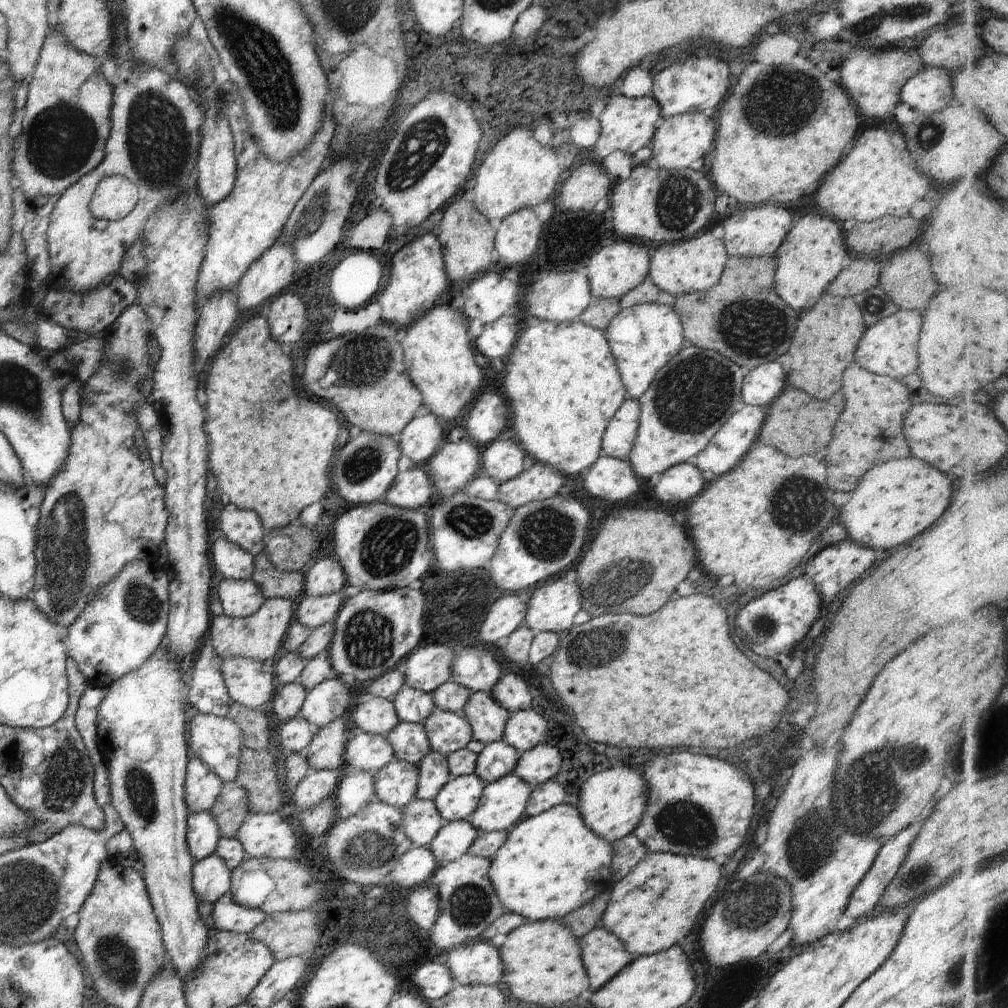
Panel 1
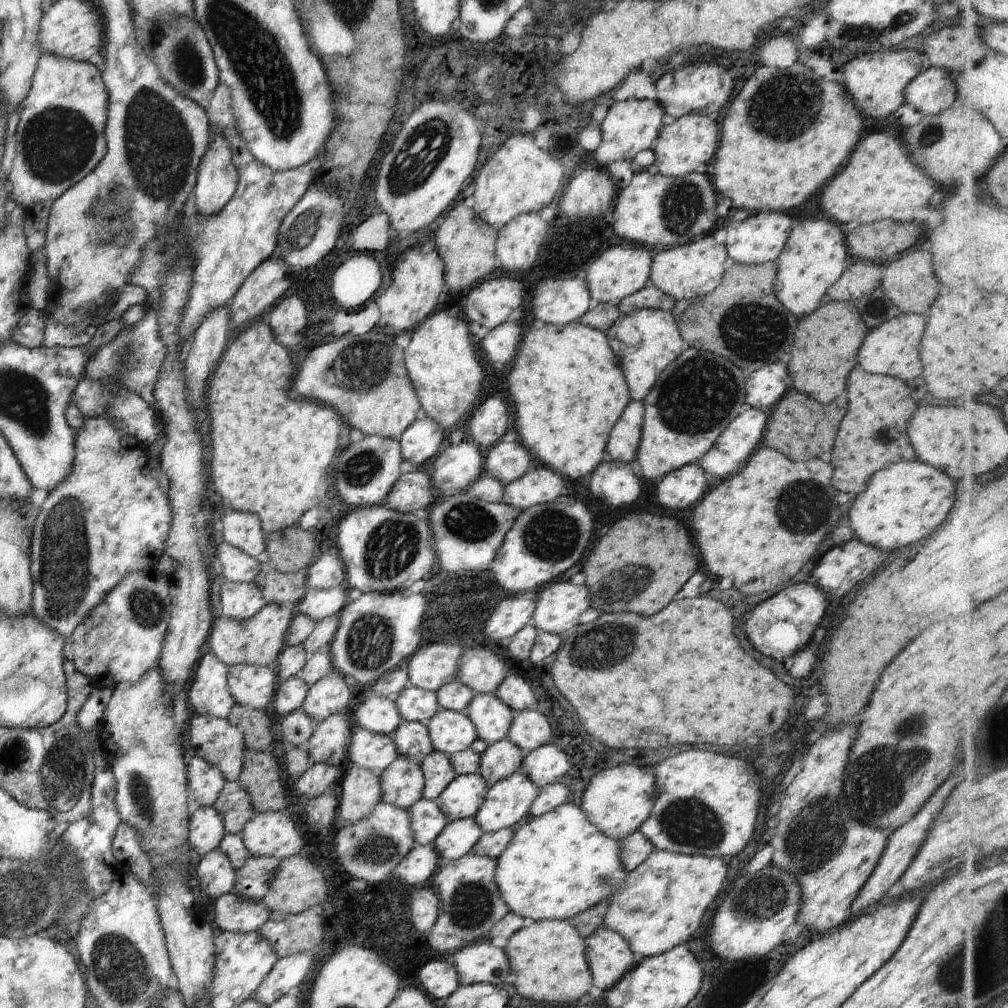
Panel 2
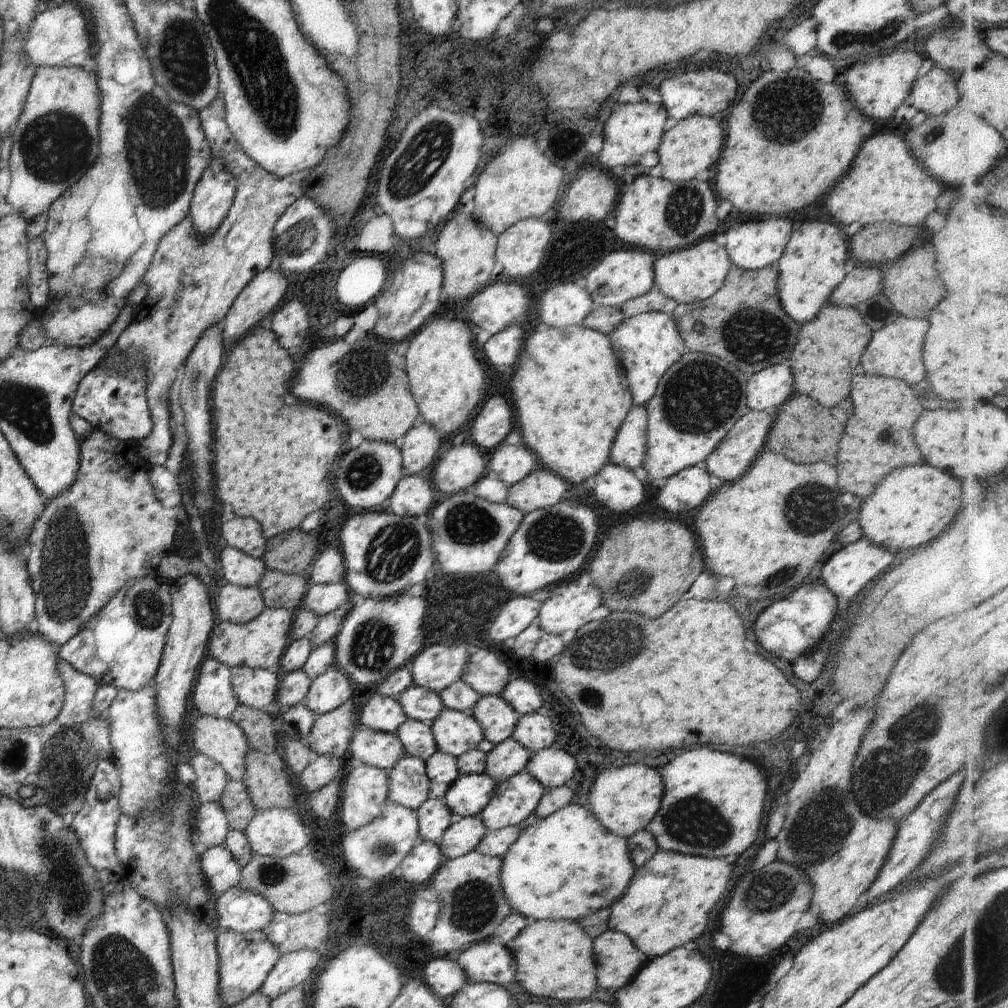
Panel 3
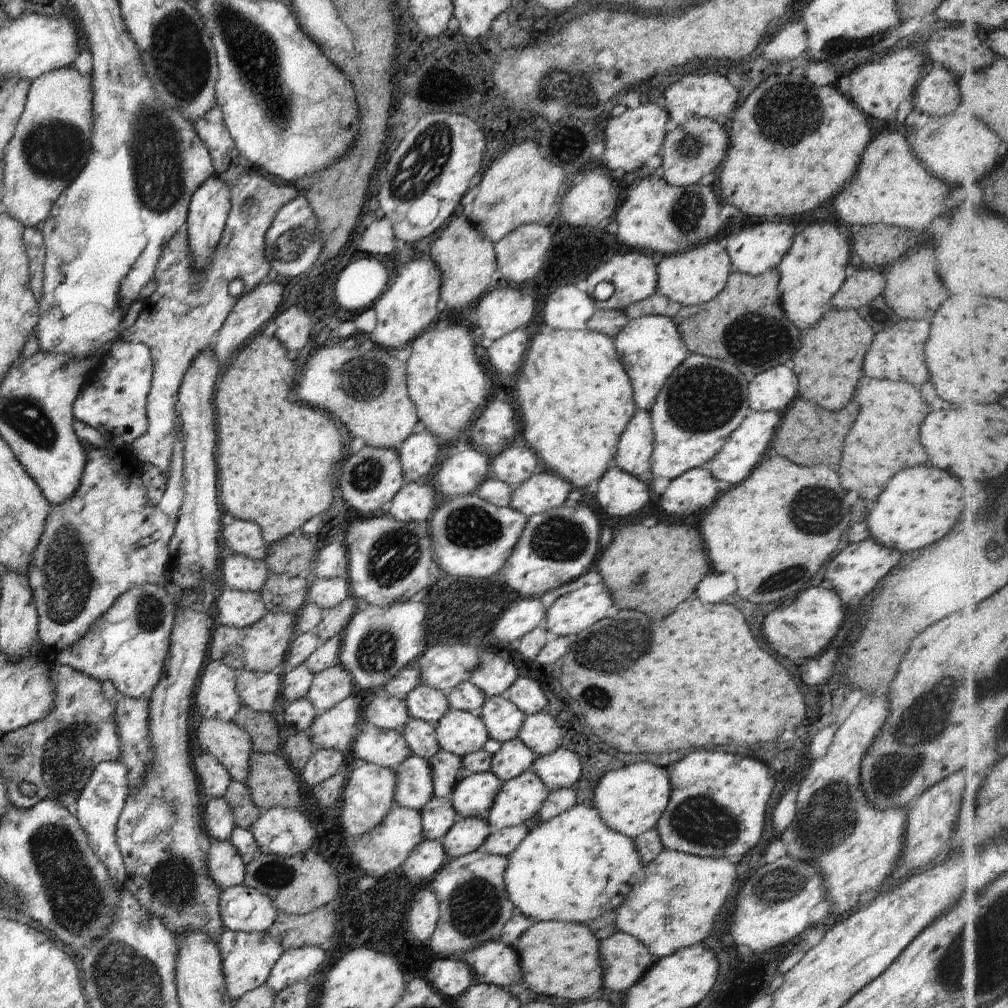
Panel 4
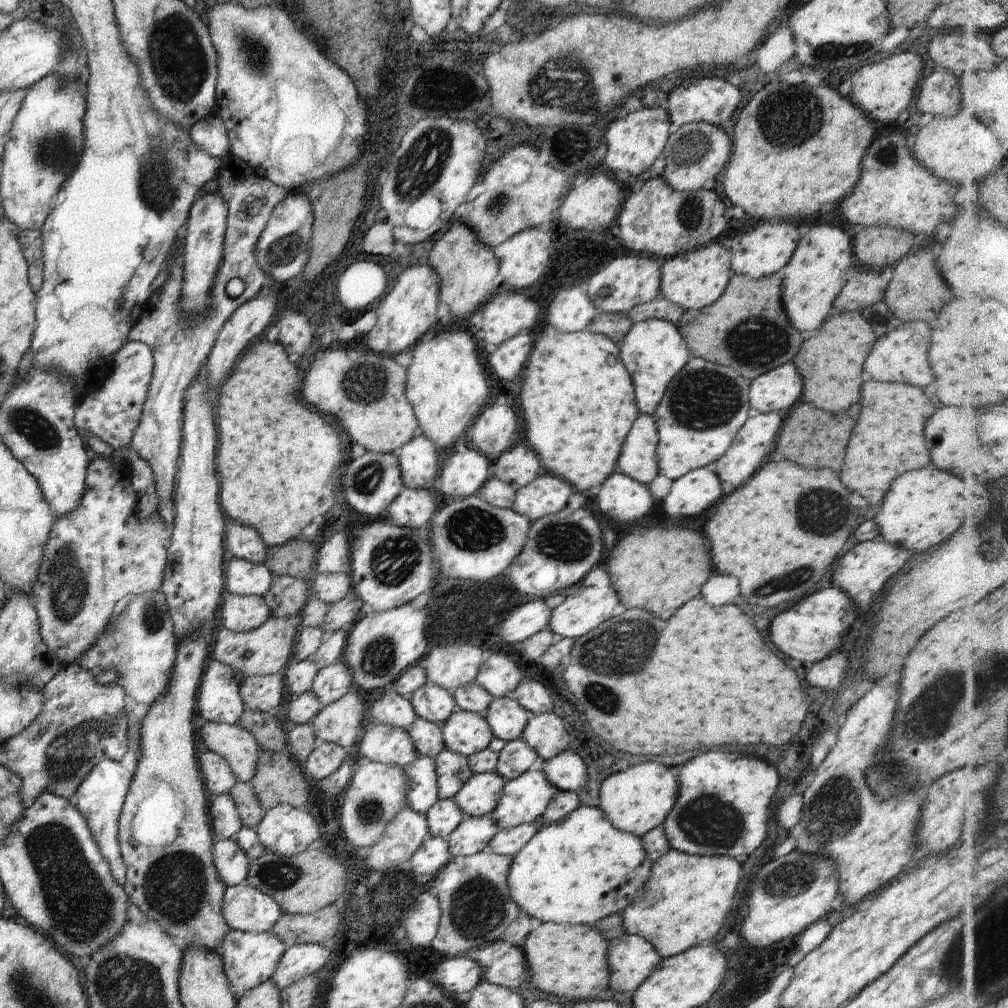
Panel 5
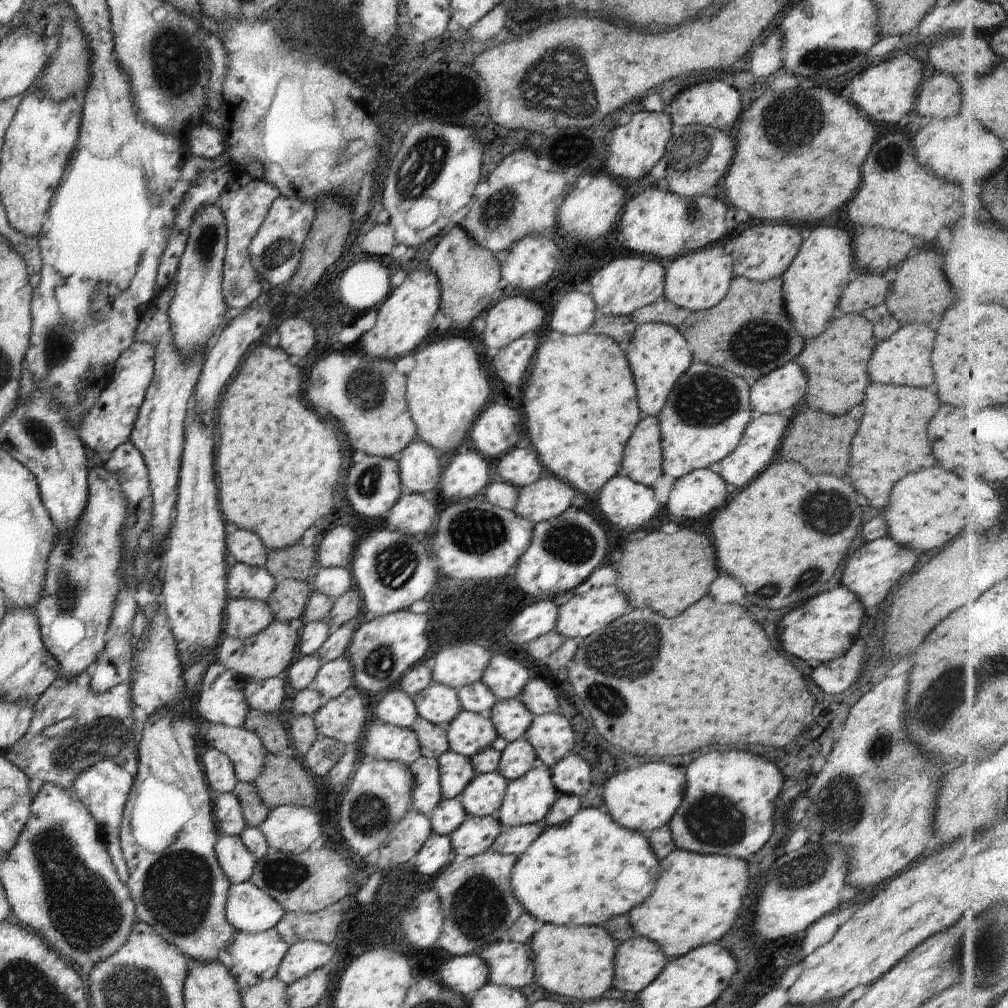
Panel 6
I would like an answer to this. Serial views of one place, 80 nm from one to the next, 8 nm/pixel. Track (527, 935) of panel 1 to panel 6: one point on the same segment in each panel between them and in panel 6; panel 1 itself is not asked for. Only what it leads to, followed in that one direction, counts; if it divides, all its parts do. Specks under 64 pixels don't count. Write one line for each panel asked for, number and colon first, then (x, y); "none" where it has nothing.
2: (548, 960)
3: (553, 958)
4: (561, 959)
5: (567, 960)
6: (577, 962)

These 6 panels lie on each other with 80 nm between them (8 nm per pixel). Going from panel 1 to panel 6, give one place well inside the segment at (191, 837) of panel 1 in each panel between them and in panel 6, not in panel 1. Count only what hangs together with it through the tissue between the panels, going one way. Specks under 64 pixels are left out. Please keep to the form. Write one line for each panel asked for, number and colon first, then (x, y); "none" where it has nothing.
2: (206, 828)
3: (212, 826)
4: (218, 822)
5: (225, 821)
6: (227, 810)

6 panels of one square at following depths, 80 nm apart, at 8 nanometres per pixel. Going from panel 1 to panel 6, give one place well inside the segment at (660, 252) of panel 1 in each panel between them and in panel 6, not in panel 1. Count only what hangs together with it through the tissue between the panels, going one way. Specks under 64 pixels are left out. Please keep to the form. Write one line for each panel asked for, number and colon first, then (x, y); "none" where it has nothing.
2: (695, 269)
3: (695, 273)
4: (694, 277)
5: (694, 279)
6: (697, 281)

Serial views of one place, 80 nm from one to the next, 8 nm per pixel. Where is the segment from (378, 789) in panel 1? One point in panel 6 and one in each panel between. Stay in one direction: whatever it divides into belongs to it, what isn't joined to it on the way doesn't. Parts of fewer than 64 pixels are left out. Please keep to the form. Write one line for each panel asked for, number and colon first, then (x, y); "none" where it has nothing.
2: (402, 782)
3: (408, 784)
4: (414, 788)
5: (421, 785)
6: (426, 794)

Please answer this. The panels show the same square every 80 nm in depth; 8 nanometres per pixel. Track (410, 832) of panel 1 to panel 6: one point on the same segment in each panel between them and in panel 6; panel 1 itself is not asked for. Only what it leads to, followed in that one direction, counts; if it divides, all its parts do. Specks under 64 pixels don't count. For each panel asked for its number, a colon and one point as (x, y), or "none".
2: (428, 821)
3: (434, 817)
4: (438, 816)
5: (444, 815)
6: (448, 814)

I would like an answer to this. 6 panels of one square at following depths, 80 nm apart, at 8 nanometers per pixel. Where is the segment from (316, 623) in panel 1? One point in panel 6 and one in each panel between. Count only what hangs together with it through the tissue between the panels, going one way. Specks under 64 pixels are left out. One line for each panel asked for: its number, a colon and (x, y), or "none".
2: (317, 605)
3: (320, 599)
4: (327, 593)
5: (330, 588)
6: (333, 582)

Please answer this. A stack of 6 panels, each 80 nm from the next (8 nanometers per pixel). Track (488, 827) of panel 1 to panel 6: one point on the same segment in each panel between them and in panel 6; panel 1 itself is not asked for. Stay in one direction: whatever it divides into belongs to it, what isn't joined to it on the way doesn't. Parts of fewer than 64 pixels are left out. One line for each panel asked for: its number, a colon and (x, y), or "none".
2: (507, 803)
3: (512, 804)
4: (518, 801)
5: (524, 800)
6: (527, 799)

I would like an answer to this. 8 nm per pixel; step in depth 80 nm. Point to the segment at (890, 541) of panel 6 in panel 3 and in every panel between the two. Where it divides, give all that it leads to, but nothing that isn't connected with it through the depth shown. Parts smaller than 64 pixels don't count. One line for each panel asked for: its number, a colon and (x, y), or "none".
3: (845, 573)
4: (854, 572)
5: (861, 572)

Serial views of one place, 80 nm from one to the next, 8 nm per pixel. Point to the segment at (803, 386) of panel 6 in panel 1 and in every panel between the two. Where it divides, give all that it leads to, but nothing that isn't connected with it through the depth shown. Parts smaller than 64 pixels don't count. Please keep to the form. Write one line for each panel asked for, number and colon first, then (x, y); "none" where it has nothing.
1: (760, 386)
2: (766, 386)
3: (769, 388)
4: (771, 390)
5: (778, 389)

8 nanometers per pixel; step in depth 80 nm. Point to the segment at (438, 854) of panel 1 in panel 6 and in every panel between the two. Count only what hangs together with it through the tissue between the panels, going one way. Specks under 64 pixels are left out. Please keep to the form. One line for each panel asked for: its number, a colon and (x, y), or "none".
2: (458, 837)
3: (463, 835)
4: (467, 835)
5: (472, 835)
6: (475, 835)

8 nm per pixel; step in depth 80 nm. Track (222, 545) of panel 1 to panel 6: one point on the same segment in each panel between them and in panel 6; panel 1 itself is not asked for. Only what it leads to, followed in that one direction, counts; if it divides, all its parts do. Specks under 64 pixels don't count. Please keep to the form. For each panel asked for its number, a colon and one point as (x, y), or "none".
2: (238, 567)
3: (239, 568)
4: (241, 573)
5: (242, 577)
6: (243, 581)

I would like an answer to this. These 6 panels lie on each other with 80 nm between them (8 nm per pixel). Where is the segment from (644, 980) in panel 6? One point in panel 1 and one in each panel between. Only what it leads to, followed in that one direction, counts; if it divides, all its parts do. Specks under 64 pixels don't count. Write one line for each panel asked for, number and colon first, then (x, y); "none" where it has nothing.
1: (603, 954)
2: (609, 956)
3: (617, 960)
4: (624, 960)
5: (630, 958)

